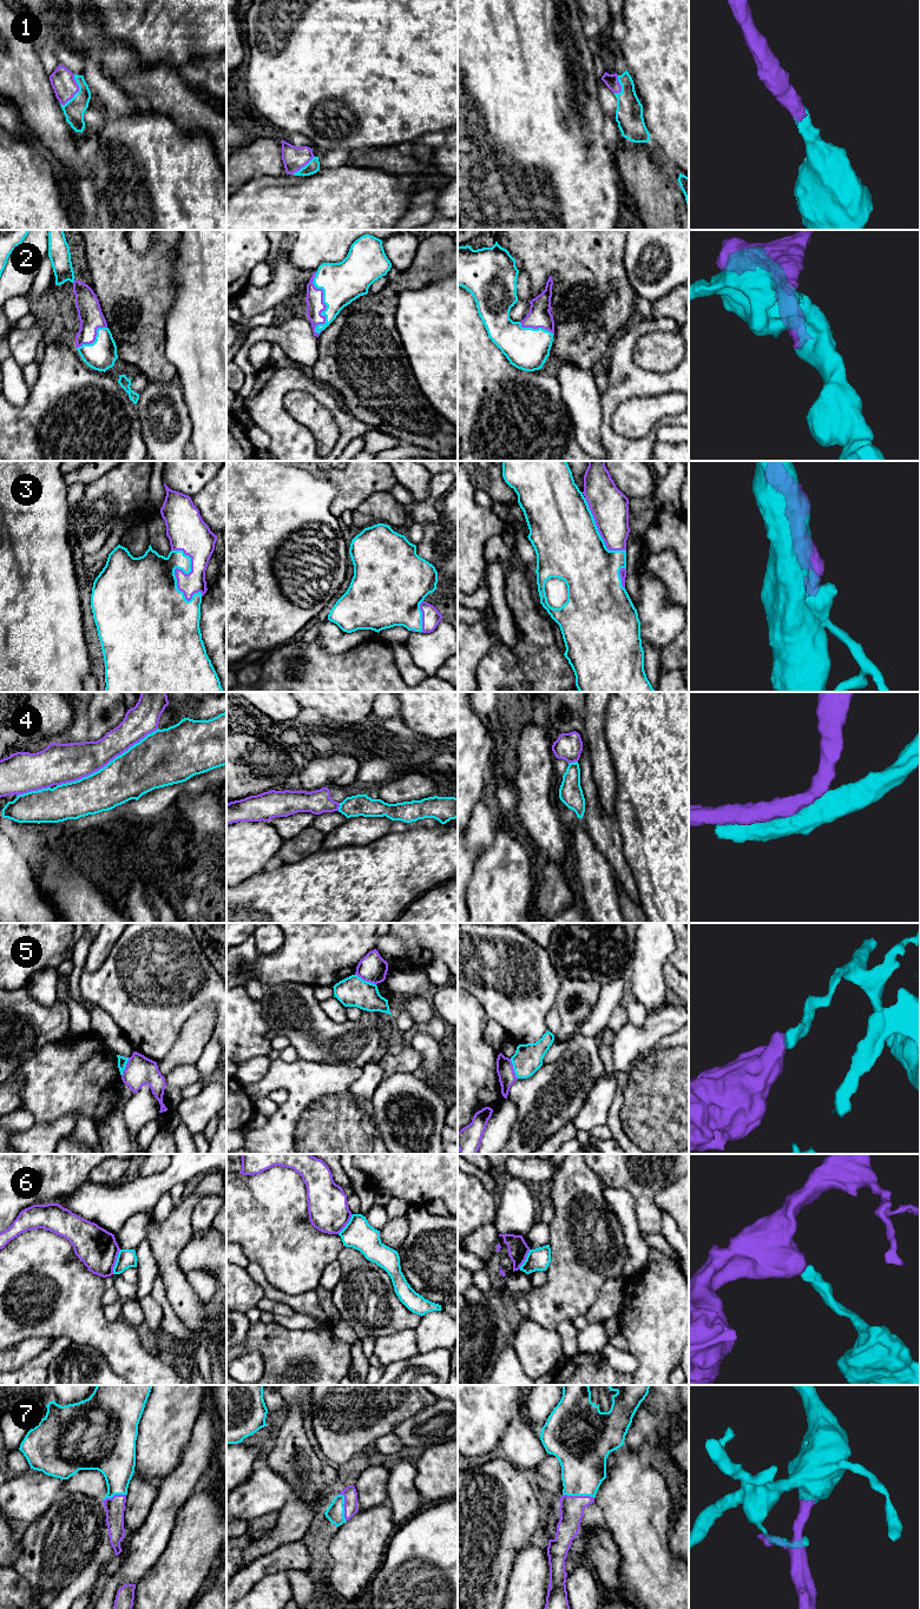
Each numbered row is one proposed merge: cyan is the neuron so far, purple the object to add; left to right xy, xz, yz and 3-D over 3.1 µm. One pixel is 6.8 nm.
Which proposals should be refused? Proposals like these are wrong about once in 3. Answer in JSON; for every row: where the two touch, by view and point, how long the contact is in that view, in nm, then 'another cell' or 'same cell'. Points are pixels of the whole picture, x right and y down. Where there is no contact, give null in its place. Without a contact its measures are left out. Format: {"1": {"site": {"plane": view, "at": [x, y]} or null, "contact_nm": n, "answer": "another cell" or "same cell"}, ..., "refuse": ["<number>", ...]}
{"1": {"site": {"plane": "xy", "at": [79, 91]}, "contact_nm": 240, "answer": "same cell"}, "2": {"site": {"plane": "xz", "at": [324, 303]}, "contact_nm": 420, "answer": "same cell"}, "3": {"site": {"plane": "xy", "at": [175, 568]}, "contact_nm": 380, "answer": "same cell"}, "4": {"site": {"plane": "xy", "at": [109, 763]}, "contact_nm": 800, "answer": "same cell"}, "5": {"site": {"plane": "xz", "at": [366, 981]}, "contact_nm": 160, "answer": "another cell"}, "6": {"site": {"plane": "xy", "at": [116, 1261]}, "contact_nm": 180, "answer": "another cell"}, "7": {"site": {"plane": "yz", "at": [578, 1495]}, "contact_nm": 220, "answer": "same cell"}, "refuse": ["5", "6"]}

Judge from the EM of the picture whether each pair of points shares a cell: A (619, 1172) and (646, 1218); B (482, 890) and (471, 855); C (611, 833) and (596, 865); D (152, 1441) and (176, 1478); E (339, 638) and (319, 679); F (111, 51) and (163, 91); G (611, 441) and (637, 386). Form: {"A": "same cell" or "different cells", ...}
{"A": "same cell", "B": "different cells", "C": "different cells", "D": "different cells", "E": "different cells", "F": "same cell", "G": "same cell"}

